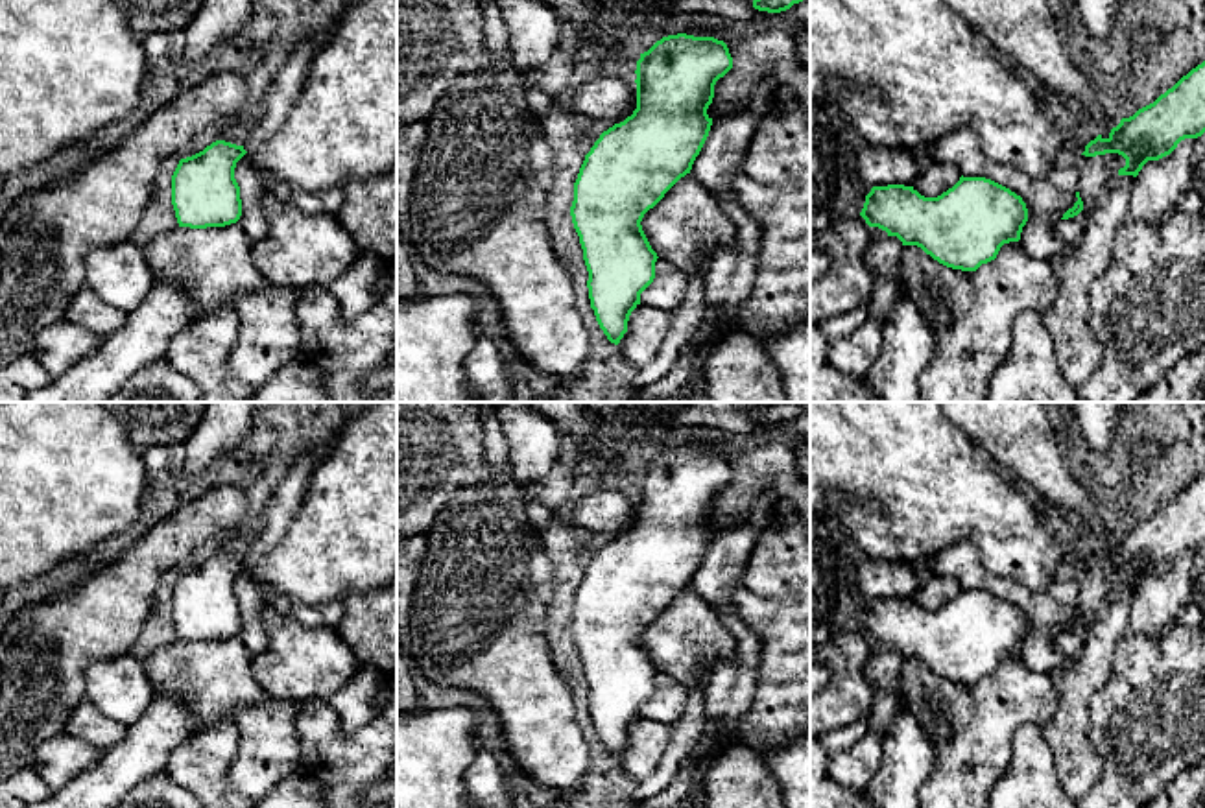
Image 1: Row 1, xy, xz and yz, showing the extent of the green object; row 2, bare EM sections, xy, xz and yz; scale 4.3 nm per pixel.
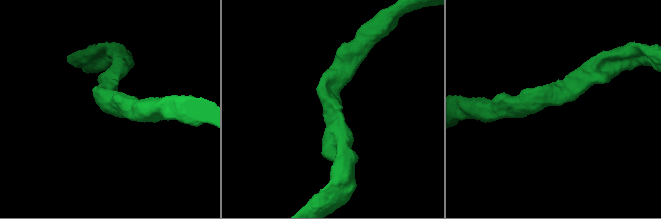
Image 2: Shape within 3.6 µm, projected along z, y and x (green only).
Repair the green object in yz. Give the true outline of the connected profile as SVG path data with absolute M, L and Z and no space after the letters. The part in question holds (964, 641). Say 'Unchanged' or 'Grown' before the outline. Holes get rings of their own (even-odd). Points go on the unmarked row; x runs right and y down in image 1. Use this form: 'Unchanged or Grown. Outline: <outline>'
Unchanged. Outline: M960 590L937 611L925 611L913 600L873 600L865 609L860 629L869 640L897 649L902 659L917 659L939 677L976 684L996 671L1000 660L1019 655L1028 635L1028 622L1020 609L985 590Z

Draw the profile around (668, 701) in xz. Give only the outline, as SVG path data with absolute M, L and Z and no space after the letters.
M657 671L655 692L640 707L640 716L661 725L672 725L685 712L688 688L666 671Z

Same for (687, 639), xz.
M692 587L681 590L664 611L644 627L640 638L657 670L674 675L688 690L703 690L712 668L720 660L731 660L736 655L736 640L720 620L718 611Z

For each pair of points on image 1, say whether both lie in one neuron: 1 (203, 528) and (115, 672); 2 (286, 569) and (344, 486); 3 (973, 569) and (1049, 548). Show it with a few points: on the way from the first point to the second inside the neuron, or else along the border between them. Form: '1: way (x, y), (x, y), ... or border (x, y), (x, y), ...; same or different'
1: border (128, 652), (95, 661), (85, 676); different
2: way (307, 548), (344, 511), (344, 506); same
3: border (943, 548), (969, 541), (990, 570), (1023, 585); different

